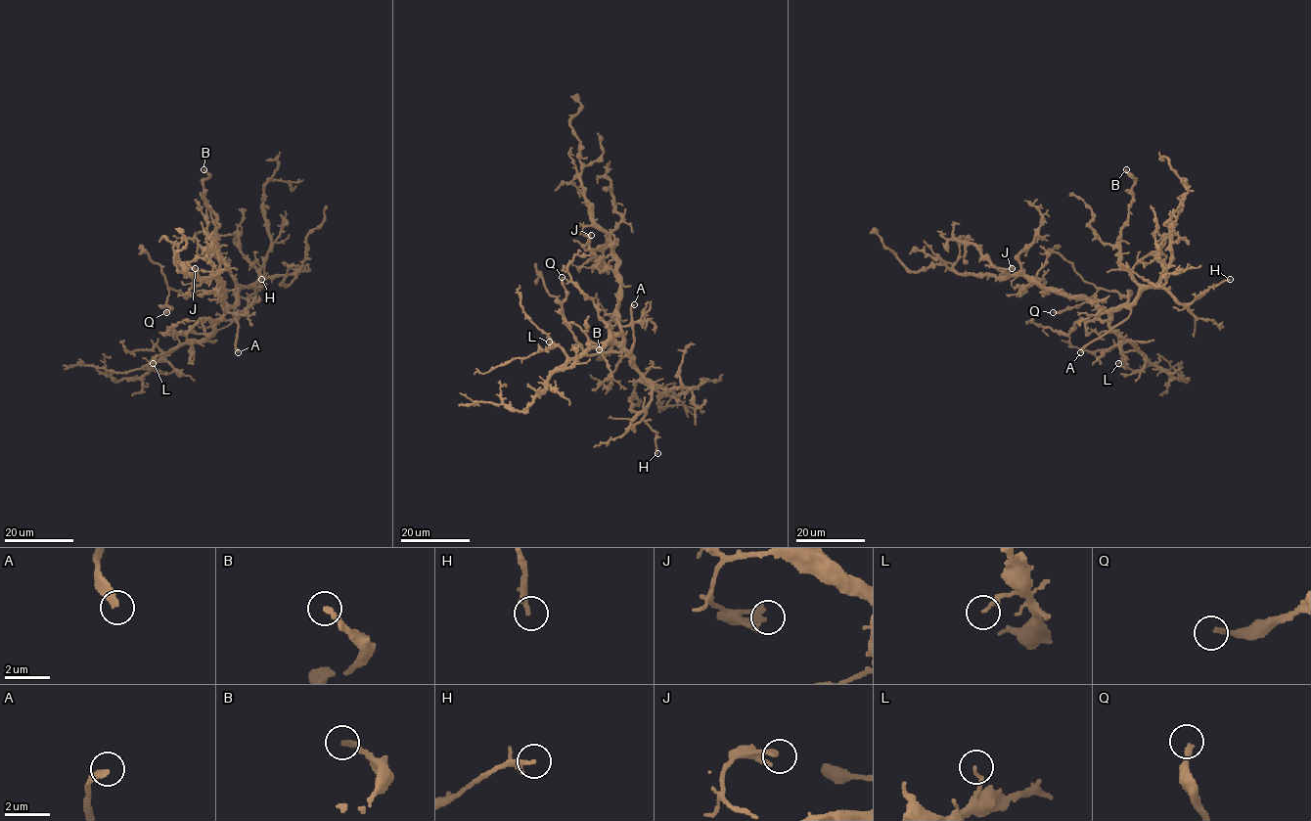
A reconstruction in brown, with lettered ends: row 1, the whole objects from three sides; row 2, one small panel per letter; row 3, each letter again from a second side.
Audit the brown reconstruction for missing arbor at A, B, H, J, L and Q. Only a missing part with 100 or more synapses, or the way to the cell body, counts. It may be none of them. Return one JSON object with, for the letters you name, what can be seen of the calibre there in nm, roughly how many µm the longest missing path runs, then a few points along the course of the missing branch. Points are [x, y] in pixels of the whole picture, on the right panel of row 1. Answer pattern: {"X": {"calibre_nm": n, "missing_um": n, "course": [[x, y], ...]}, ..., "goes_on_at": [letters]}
{"A": {"calibre_nm": 260, "missing_um": 50, "course": [[1080, 352], [1080, 368], [1096, 383], [1110, 387], [1128, 371], [1142, 385], [1140, 386]]}, "goes_on_at": ["A"]}

